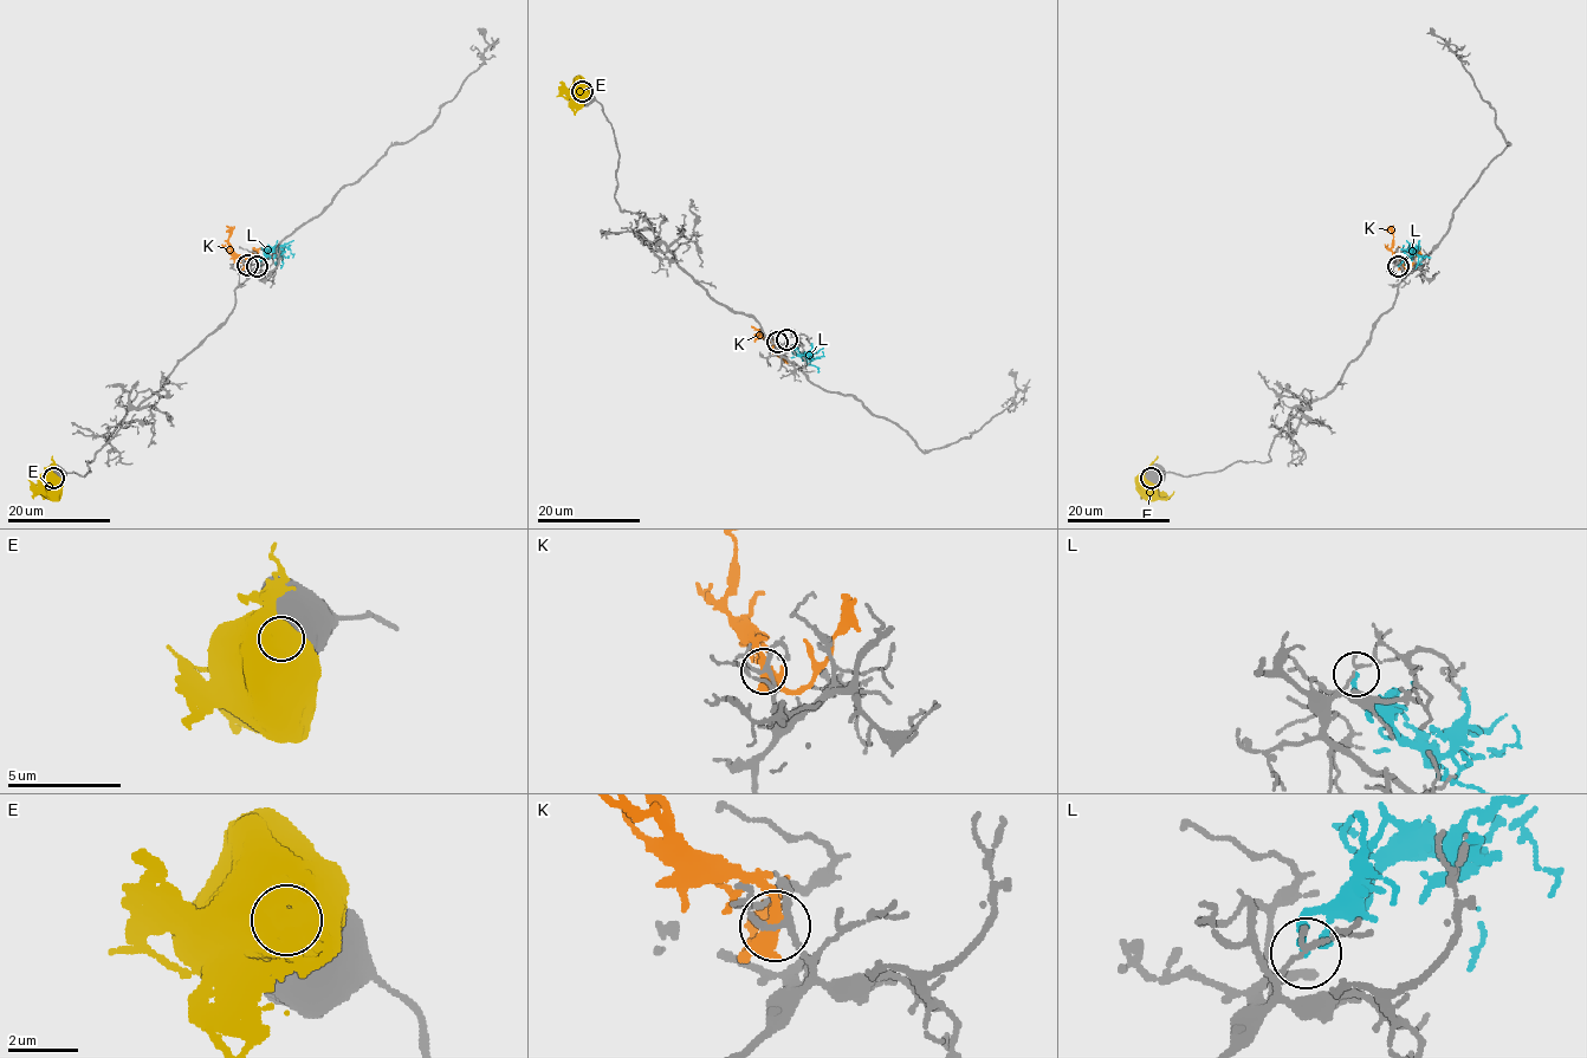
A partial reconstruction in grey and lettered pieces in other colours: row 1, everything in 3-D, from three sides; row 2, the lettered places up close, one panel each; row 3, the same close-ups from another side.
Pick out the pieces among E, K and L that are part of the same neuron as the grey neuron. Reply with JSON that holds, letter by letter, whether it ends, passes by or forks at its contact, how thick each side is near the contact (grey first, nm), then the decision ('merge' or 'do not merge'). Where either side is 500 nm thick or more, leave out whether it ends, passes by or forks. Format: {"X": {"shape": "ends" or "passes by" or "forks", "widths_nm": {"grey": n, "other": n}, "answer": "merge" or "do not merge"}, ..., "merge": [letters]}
{"E": {"widths_nm": {"grey": 750, "other": 1050}, "answer": "do not merge"}, "K": {"shape": "passes by", "widths_nm": {"grey": 170, "other": 460}, "answer": "do not merge"}, "L": {"shape": "ends", "widths_nm": {"grey": 130, "other": 200}, "answer": "do not merge"}, "merge": []}

